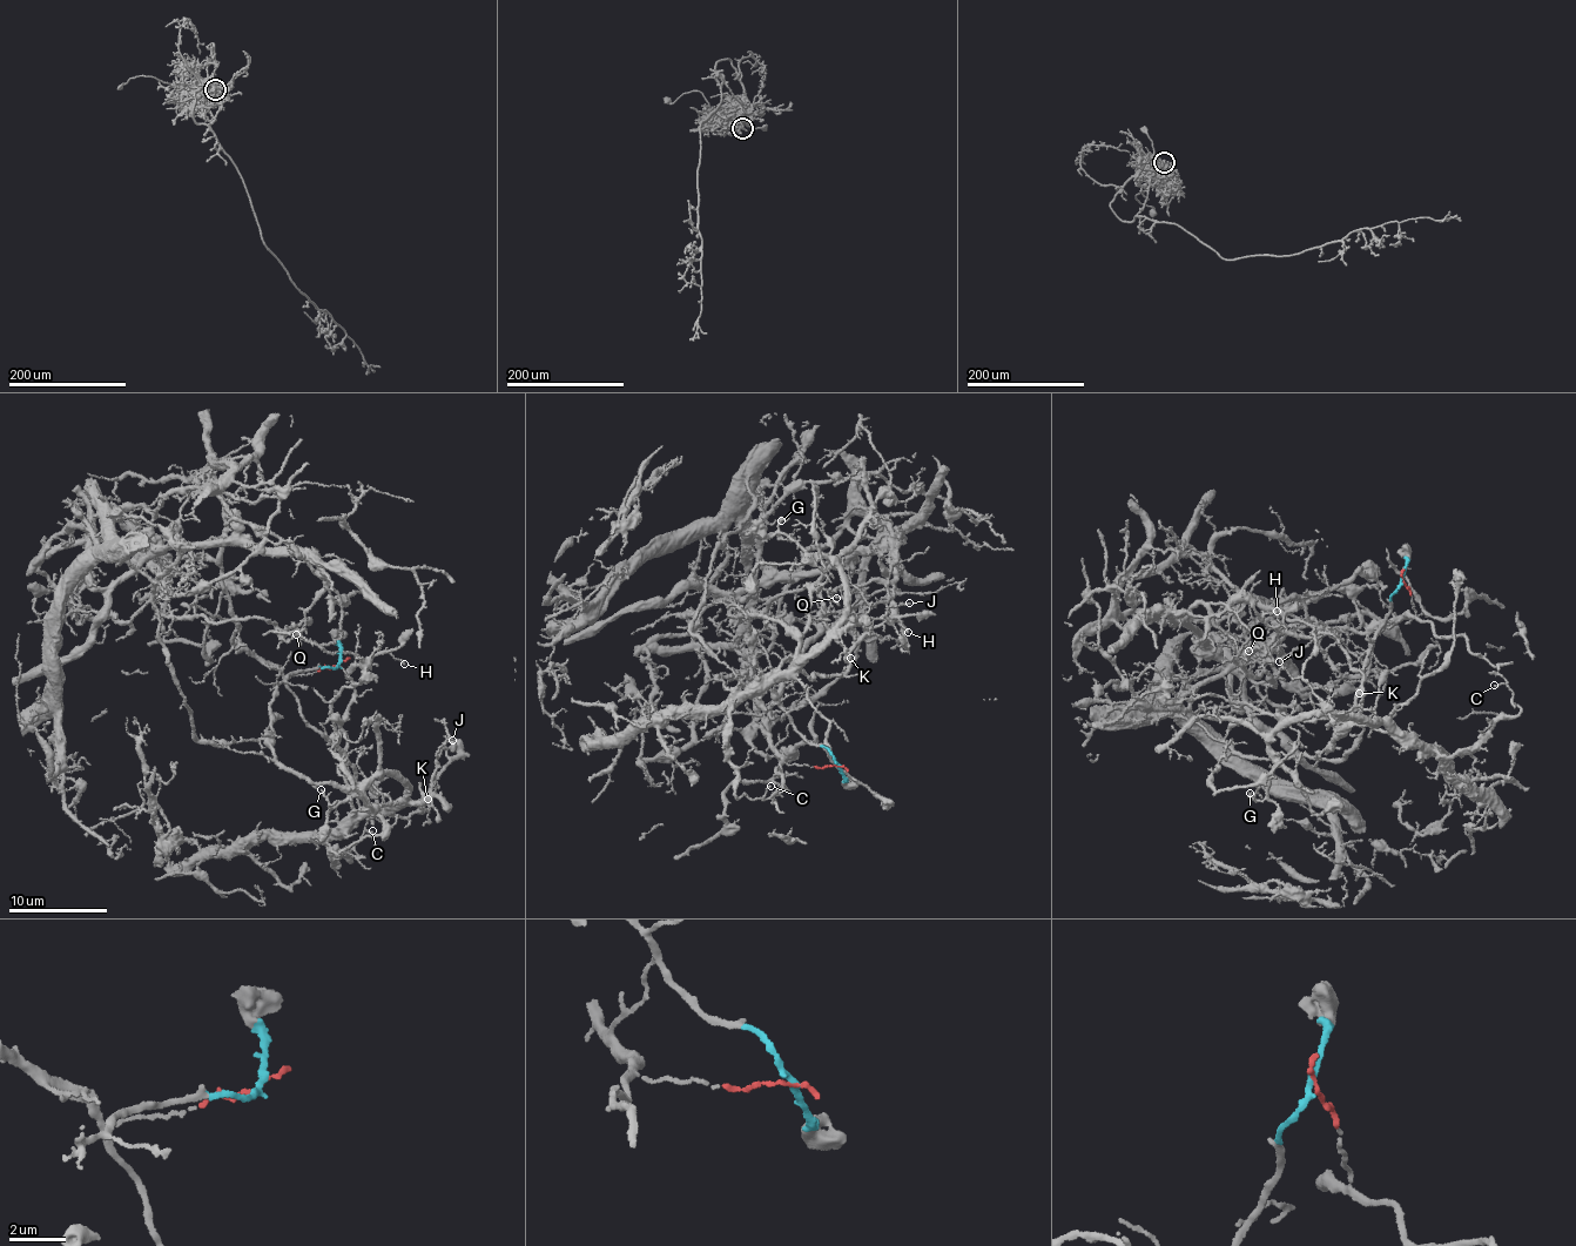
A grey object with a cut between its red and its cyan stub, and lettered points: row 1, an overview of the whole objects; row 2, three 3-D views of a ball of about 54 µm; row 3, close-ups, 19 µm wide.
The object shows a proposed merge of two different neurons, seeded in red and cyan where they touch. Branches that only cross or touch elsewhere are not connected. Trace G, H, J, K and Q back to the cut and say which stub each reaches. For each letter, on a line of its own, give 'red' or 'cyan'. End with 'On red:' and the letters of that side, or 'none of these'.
G: cyan
H: cyan
J: cyan
K: cyan
Q: red
On red: Q

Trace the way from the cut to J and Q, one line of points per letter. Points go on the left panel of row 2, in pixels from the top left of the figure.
J: (339, 664), (277, 687), (274, 760), (375, 808), (428, 797), (437, 752), (451, 740)
Q: (339, 664), (284, 675), (230, 640), (208, 460), (233, 469), (221, 504), (325, 576), (296, 634)

